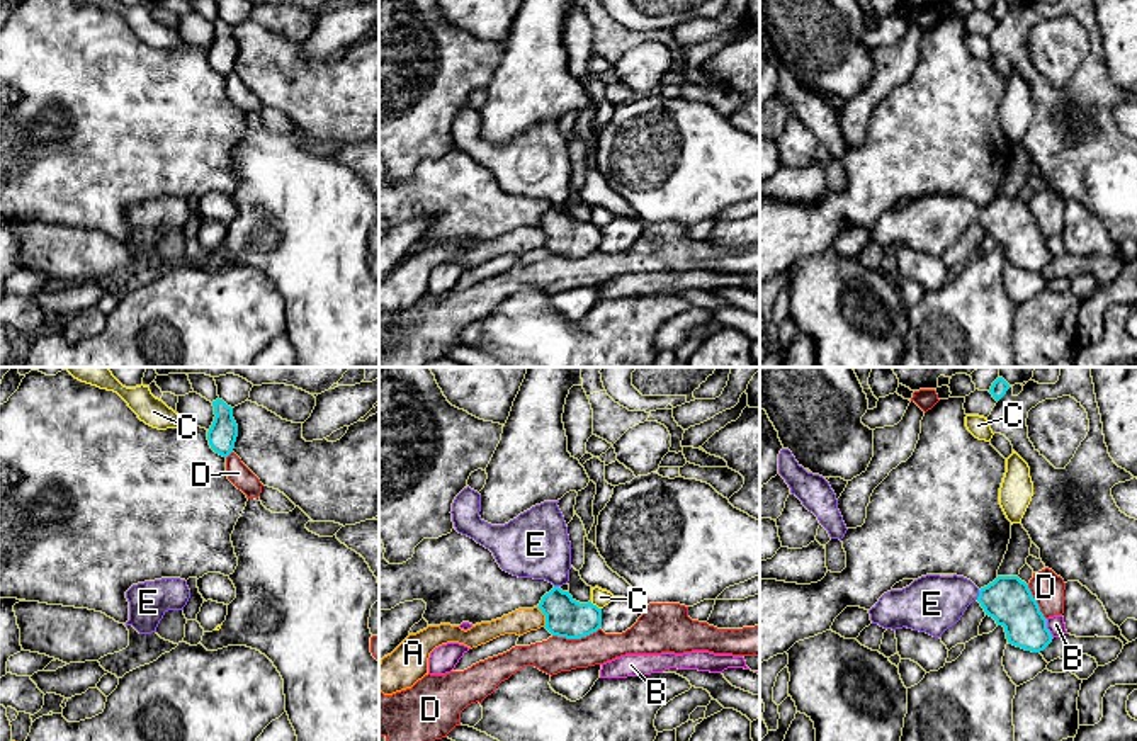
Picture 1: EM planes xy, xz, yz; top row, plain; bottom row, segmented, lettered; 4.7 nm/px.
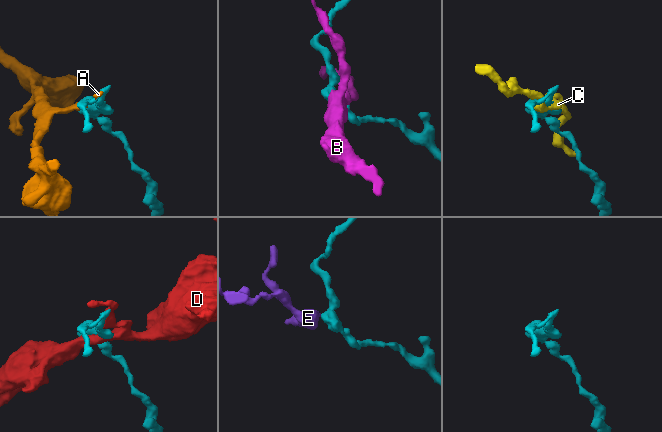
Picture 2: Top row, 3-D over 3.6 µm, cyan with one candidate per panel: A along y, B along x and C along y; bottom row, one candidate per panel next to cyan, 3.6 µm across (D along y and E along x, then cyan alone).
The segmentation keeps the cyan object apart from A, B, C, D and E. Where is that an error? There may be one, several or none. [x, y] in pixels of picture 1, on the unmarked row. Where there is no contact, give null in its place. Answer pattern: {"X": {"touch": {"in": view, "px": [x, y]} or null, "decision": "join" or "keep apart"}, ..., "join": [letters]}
{"A": {"touch": {"in": "xz", "px": [546, 237]}, "decision": "keep apart"}, "B": {"touch": {"in": "yz", "px": [1047, 248]}, "decision": "keep apart"}, "C": {"touch": {"in": "xz", "px": [595, 225]}, "decision": "keep apart"}, "D": {"touch": {"in": "xz", "px": [575, 257]}, "decision": "keep apart"}, "E": {"touch": {"in": "yz", "px": [979, 214]}, "decision": "join"}, "join": ["E"]}

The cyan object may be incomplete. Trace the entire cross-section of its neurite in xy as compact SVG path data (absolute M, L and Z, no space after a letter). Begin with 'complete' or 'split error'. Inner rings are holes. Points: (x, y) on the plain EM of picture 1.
complete; M218 17L212 20L212 25L216 36L207 51L207 59L216 73L228 76L235 68L238 44L233 37L233 27L228 25L223 19Z

